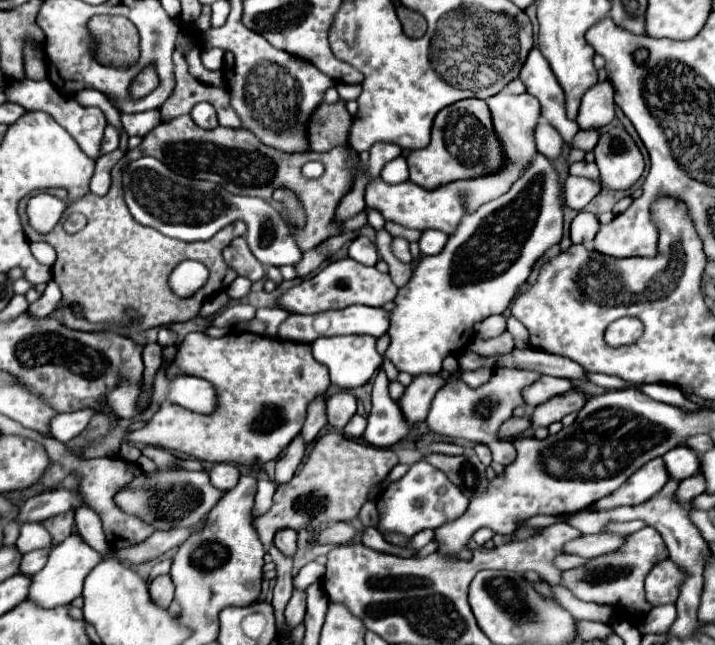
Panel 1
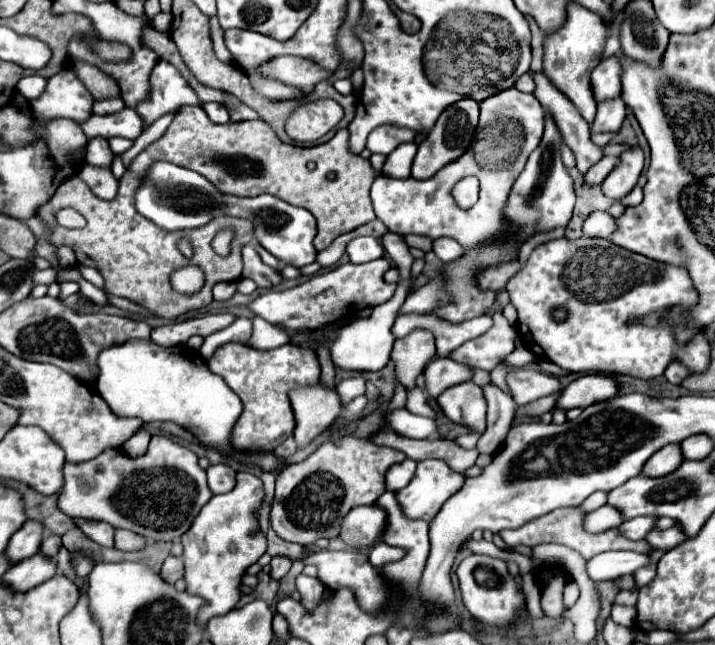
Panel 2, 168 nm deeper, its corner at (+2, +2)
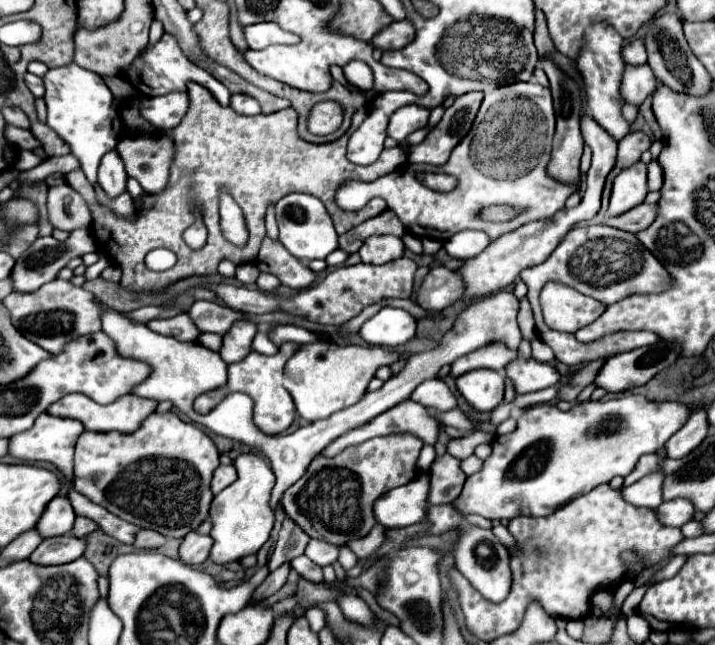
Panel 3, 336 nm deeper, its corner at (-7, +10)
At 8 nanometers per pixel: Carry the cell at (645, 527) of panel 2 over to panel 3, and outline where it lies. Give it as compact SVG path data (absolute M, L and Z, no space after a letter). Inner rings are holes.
M685 499L665 501L657 507L657 519L661 525L667 525L667 527L681 527L691 519L693 513L695 513L693 505L689 505L689 501Z

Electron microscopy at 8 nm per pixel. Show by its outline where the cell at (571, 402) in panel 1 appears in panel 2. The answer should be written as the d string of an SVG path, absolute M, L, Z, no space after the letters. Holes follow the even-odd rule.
M592 373L592 375L582 375L576 381L572 381L562 397L558 399L560 409L586 409L592 403L600 403L600 401L608 401L612 397L618 395L618 379L612 375L602 375L602 373Z

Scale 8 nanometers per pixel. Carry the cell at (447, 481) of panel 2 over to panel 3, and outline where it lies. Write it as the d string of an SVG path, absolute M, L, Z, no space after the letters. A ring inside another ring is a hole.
M449 453L437 457L429 469L429 497L431 505L451 503L463 489L467 475L461 471L461 461Z

